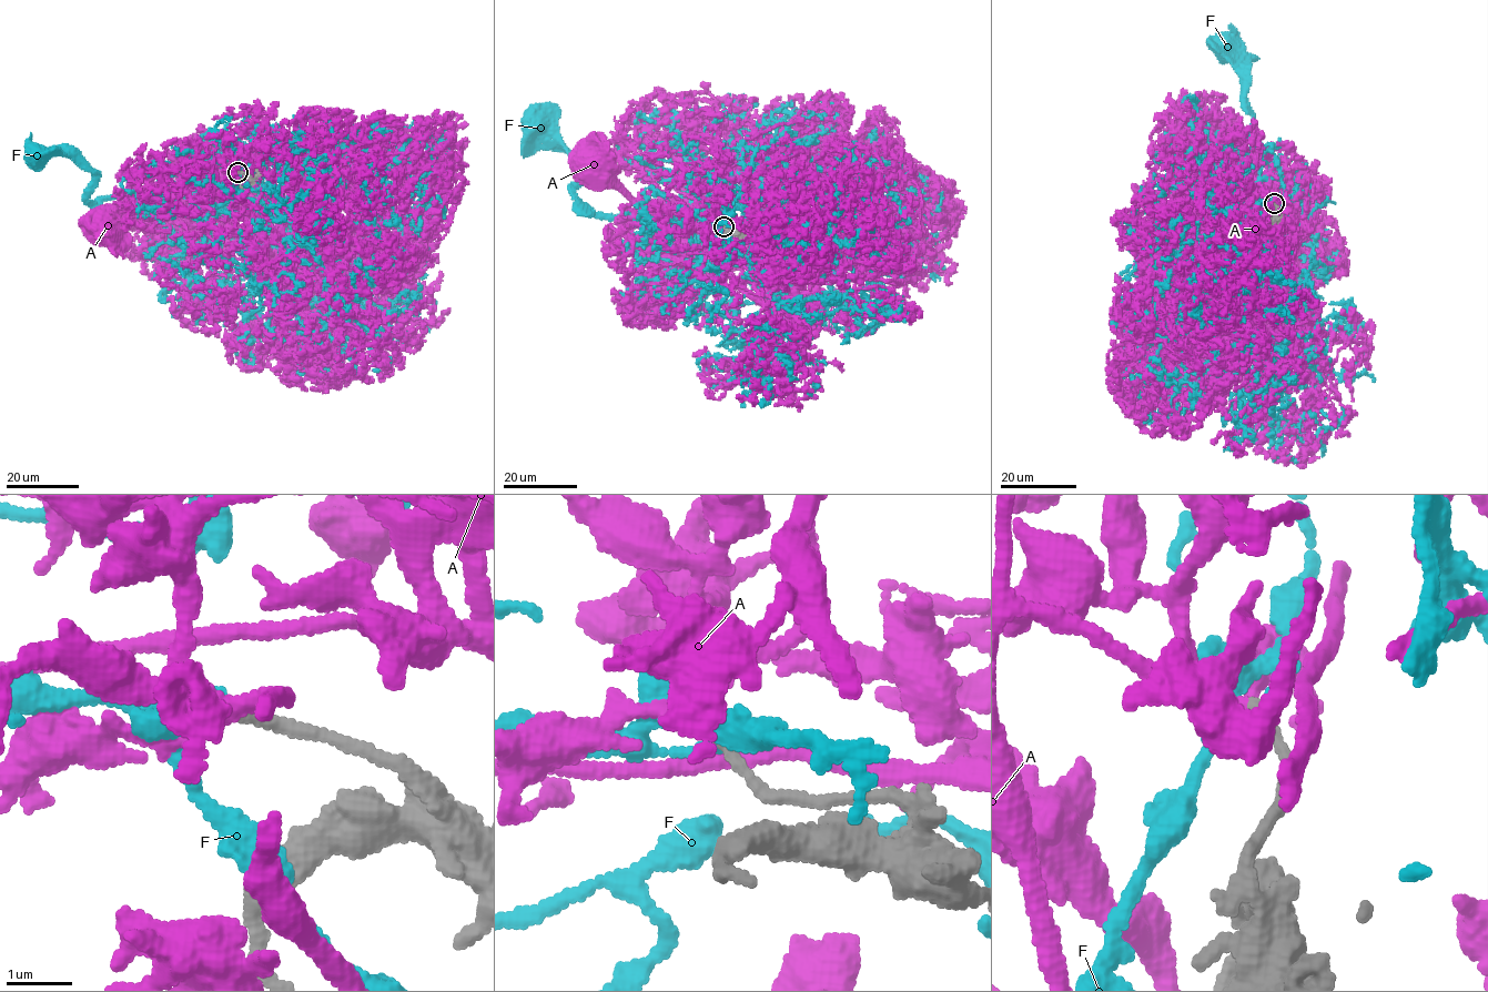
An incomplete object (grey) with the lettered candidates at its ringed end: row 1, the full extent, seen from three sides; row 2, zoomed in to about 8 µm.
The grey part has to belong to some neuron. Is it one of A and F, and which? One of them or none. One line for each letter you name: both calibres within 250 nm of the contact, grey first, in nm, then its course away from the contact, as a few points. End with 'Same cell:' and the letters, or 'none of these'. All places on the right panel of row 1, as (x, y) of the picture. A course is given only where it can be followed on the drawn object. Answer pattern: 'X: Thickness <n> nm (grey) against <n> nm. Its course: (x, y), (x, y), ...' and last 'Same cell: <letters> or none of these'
A: Thickness 180 nm (grey) against 180 nm. Its course: (1274, 203), (1258, 201), (1272, 221), (1264, 190), (1249, 188), (1241, 200), (1247, 211), (1249, 179), (1208, 152)
Same cell: A

